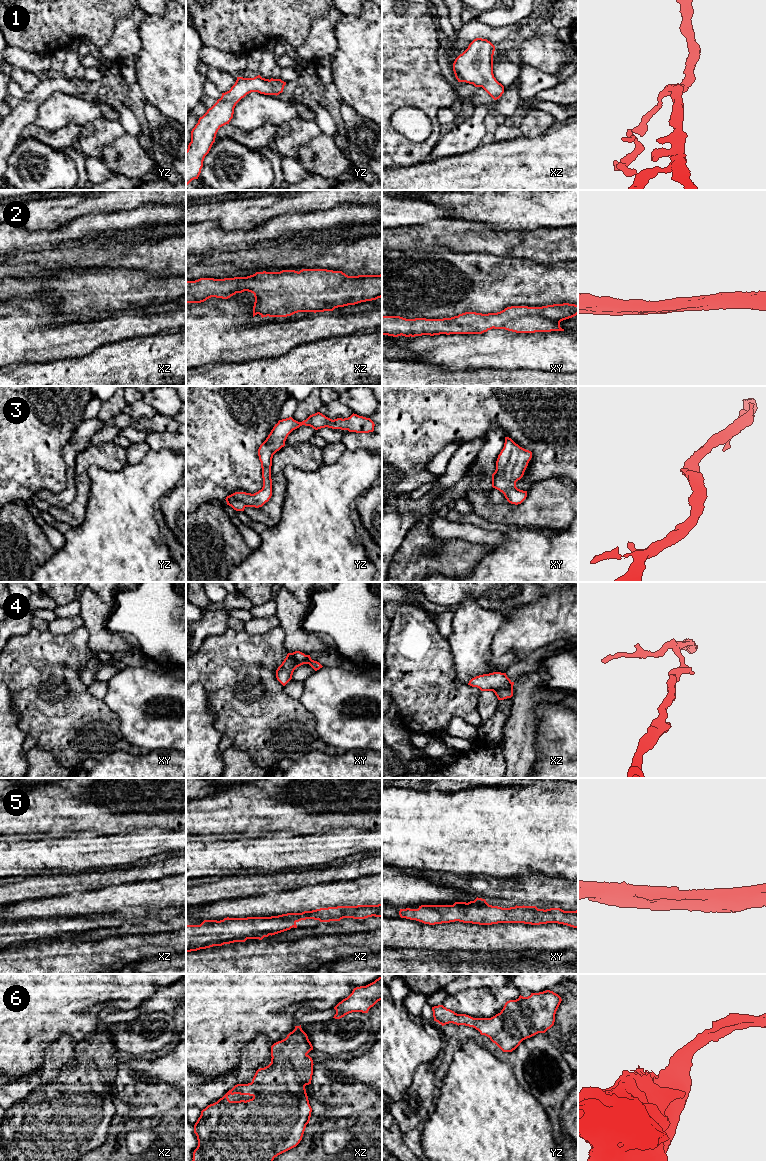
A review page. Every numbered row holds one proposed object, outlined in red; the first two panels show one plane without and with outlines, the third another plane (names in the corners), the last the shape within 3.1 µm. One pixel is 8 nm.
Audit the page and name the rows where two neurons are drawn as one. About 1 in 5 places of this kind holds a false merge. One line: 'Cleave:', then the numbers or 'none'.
Cleave: 4

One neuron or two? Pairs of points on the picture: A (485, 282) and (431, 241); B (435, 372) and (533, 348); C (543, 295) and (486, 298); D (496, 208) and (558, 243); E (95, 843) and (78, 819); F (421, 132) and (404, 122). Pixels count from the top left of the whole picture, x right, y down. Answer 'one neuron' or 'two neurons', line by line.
A: two neurons
B: two neurons
C: one neuron
D: two neurons
E: two neurons
F: one neuron

